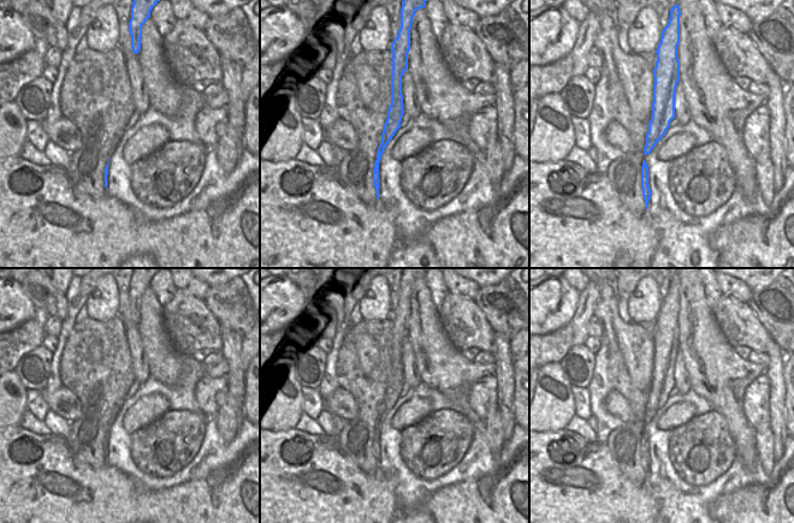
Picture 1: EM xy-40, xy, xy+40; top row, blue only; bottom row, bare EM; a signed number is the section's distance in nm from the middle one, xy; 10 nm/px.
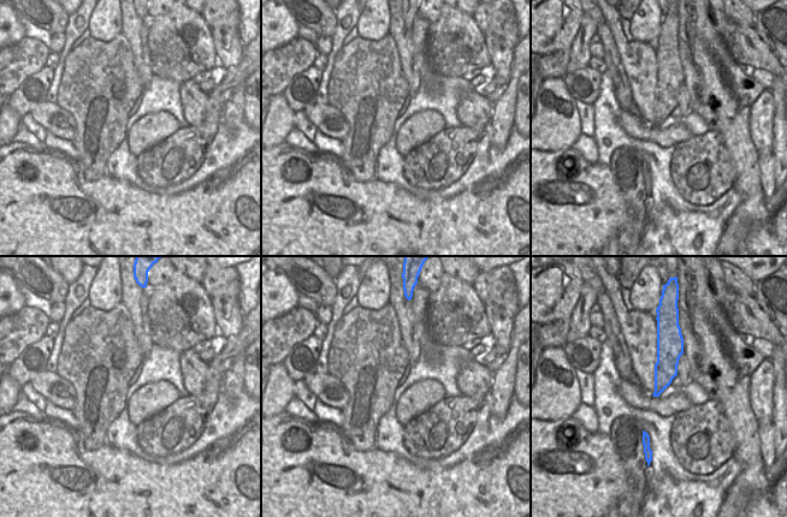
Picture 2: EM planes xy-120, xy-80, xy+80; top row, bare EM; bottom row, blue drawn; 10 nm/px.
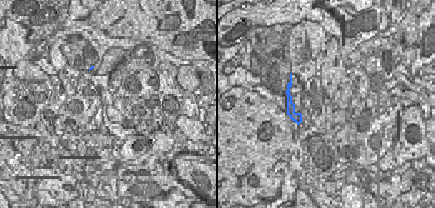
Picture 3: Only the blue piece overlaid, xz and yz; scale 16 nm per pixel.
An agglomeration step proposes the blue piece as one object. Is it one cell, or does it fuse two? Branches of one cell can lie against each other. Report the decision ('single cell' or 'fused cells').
single cell

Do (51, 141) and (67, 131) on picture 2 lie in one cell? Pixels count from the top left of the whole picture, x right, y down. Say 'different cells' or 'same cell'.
different cells

